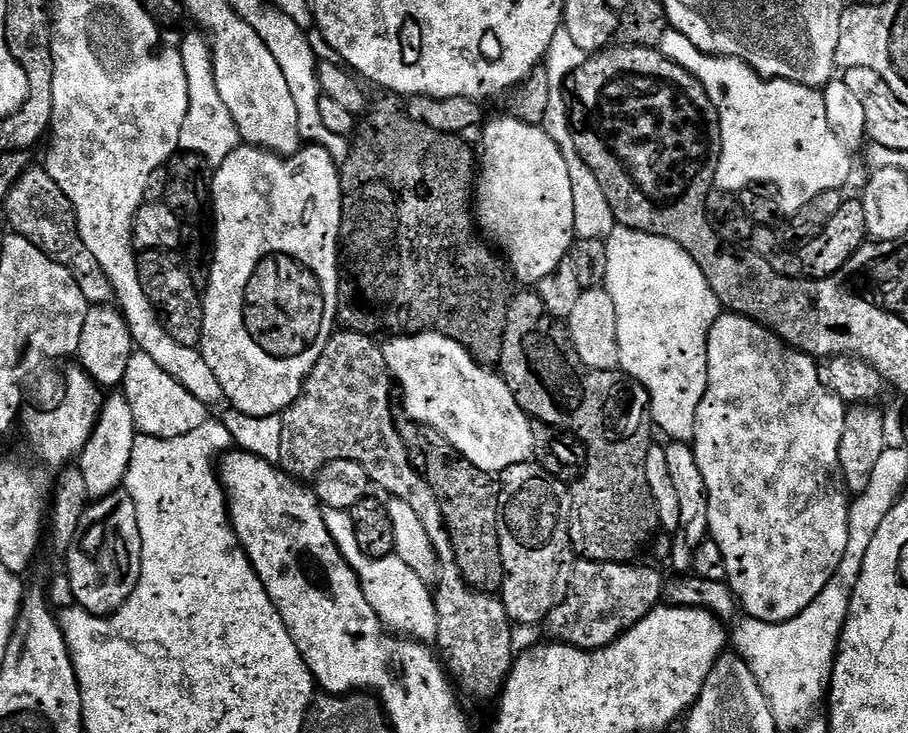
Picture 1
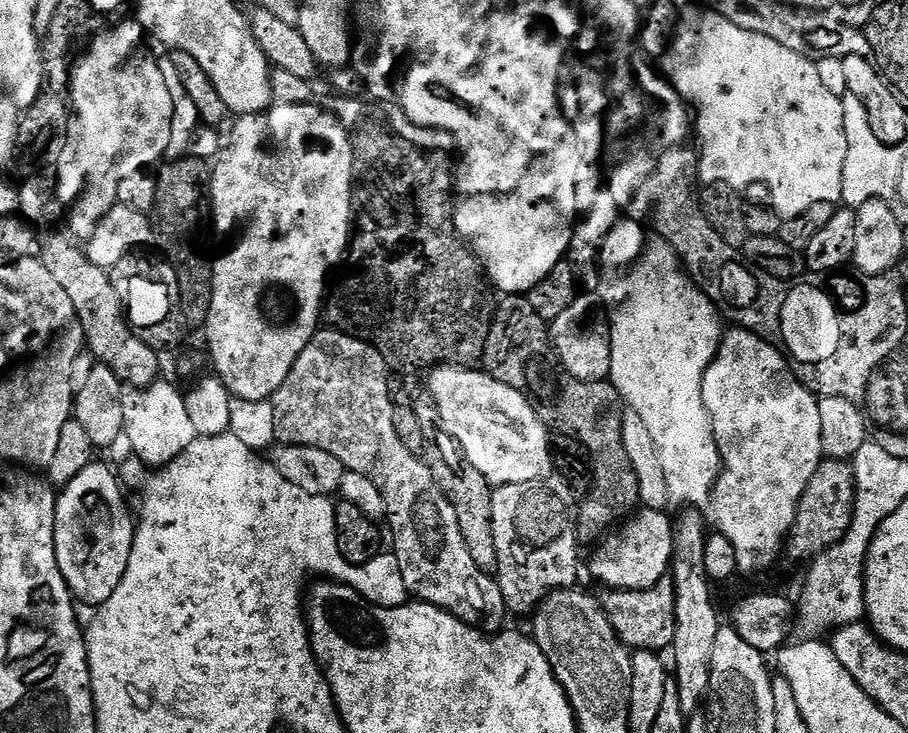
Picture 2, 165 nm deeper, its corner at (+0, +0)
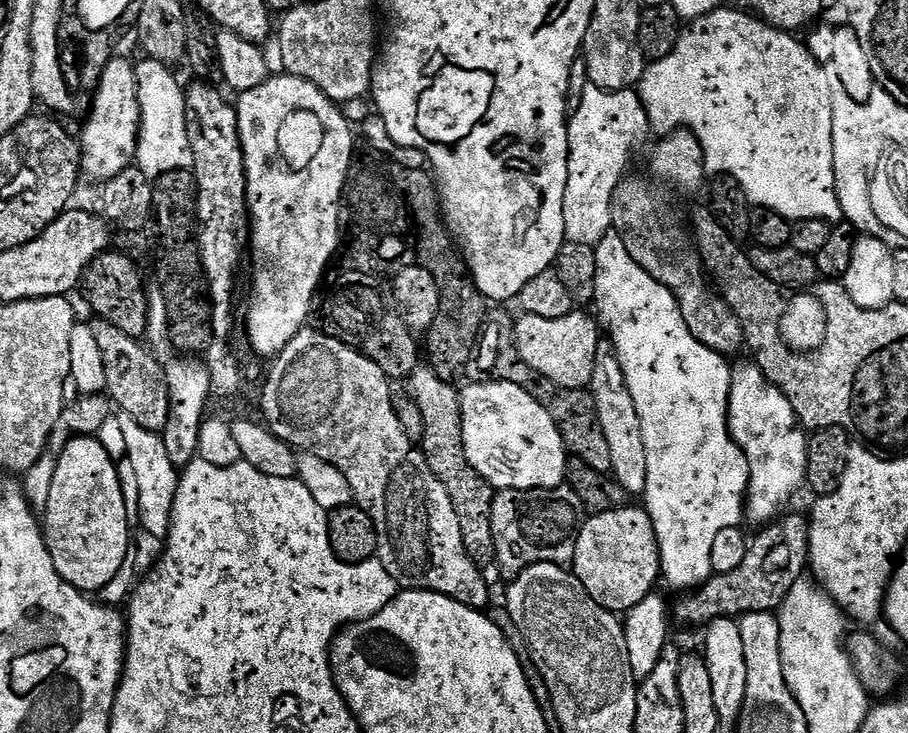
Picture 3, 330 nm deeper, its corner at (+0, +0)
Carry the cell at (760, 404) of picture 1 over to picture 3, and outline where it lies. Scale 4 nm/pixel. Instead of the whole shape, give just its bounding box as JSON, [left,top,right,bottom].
[728,359,808,526]

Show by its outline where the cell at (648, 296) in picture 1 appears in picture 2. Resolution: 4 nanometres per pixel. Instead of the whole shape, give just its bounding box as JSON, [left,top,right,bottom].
[598,218,722,506]

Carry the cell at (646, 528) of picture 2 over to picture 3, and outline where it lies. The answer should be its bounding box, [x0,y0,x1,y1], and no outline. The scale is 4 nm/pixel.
[571,504,660,614]

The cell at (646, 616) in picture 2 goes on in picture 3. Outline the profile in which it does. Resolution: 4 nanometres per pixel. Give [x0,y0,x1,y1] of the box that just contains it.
[674,516,809,626]

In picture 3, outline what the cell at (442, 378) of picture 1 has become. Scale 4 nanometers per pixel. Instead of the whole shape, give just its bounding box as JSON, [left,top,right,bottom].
[460,381,570,490]

